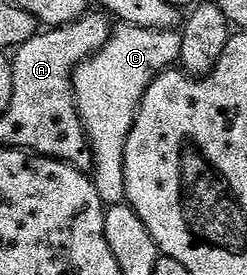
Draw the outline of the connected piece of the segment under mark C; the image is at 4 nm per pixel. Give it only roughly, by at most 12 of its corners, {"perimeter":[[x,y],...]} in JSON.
{"perimeter":[[120,23],[72,77],[105,206],[125,204],[140,100],[176,29]]}

